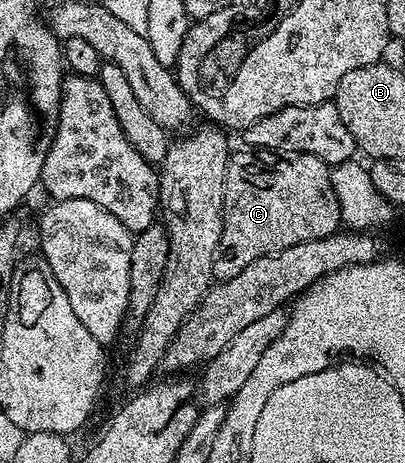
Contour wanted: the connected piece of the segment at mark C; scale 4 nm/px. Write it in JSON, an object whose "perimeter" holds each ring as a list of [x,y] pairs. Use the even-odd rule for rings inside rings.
{"perimeter":[[[233,151],[228,161],[224,225],[212,271],[217,281],[234,278],[250,262],[258,262],[258,258],[281,252],[298,242],[333,236],[342,224],[329,165],[314,158],[314,154],[243,151]]]}

